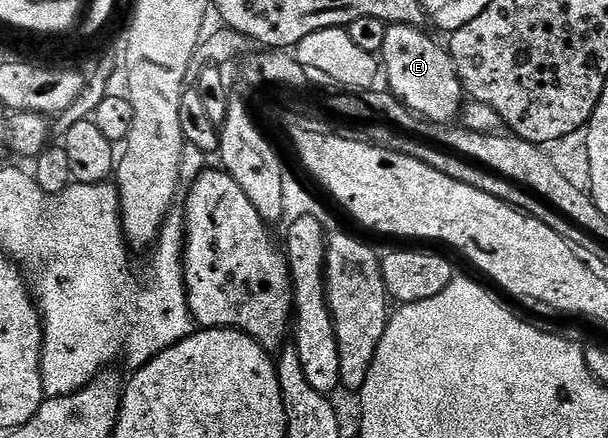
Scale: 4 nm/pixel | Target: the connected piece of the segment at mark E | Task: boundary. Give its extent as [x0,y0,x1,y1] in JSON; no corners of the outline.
[380,23,464,123]

